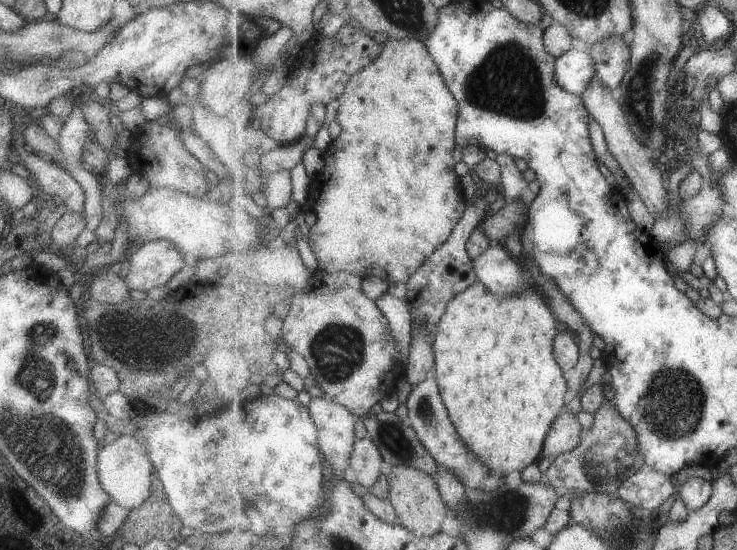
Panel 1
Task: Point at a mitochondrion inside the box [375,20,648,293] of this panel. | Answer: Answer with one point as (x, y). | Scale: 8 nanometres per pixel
(508, 81)

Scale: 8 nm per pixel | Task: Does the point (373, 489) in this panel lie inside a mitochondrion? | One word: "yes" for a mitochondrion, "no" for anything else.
no

